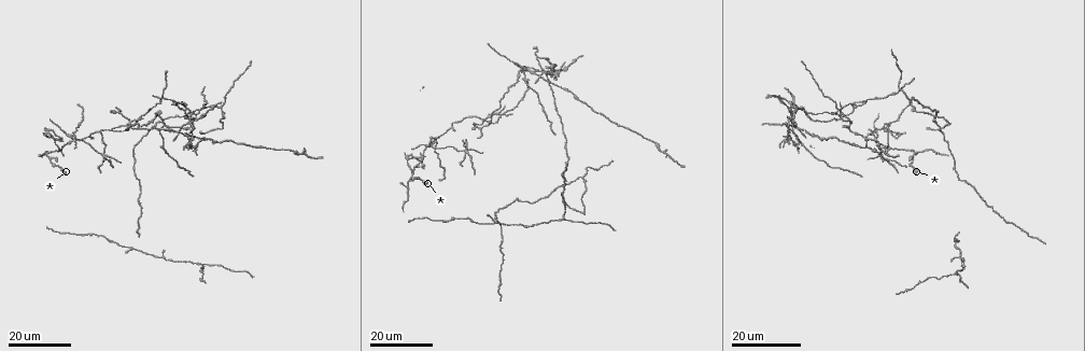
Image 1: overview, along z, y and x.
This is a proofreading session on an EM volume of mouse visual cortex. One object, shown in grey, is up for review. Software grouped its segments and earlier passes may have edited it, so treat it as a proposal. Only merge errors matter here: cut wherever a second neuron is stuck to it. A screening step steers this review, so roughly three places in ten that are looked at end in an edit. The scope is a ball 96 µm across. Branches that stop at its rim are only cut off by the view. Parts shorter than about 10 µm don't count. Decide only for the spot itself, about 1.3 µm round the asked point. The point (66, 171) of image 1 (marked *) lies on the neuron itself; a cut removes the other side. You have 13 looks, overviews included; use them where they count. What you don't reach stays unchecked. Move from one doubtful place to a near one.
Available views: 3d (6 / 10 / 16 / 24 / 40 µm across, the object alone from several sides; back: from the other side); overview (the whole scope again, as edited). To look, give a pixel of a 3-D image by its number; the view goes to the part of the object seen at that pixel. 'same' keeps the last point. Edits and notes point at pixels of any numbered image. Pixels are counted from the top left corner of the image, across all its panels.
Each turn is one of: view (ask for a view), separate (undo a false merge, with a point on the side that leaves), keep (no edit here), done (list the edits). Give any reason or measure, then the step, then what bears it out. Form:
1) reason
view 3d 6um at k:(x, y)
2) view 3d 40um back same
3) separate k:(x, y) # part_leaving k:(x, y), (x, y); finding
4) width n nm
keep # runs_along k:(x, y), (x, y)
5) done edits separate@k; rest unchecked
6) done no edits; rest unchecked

three-way junction
view 3d 24um at 1:(48, 162)

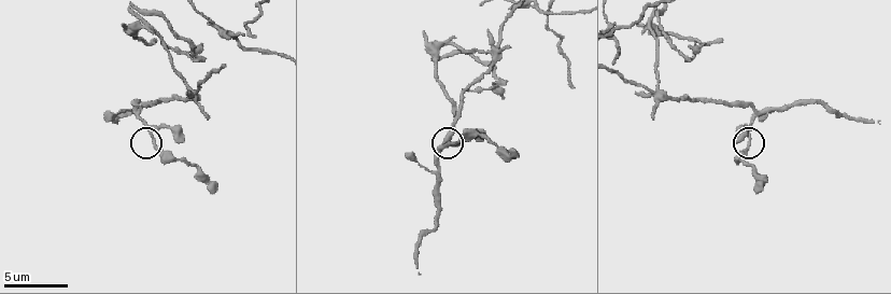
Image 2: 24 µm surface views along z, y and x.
view 3d 6um at 2:(154, 135)

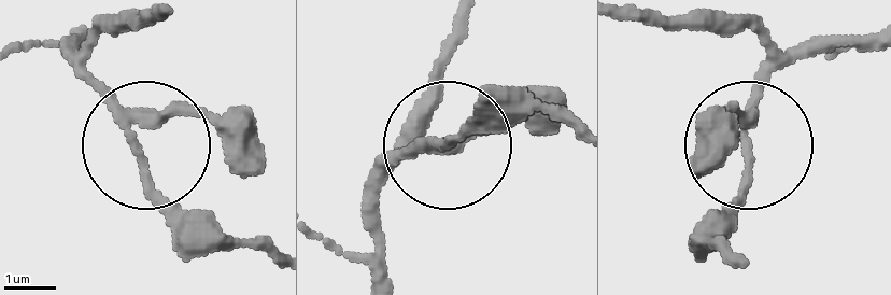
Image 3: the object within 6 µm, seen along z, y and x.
width 200 nm
keep # runs_along 3:(733, 254), (720, 220), (746, 169), (746, 117), (766, 57); continuous, no second neuron

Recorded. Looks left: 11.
narrows sharply
view 3d 24um at 1:(475, 115)

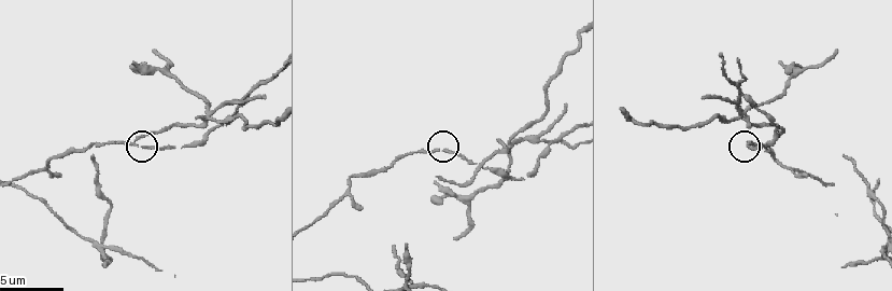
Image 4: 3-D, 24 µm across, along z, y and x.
view 3d 10um at 4:(136, 146)

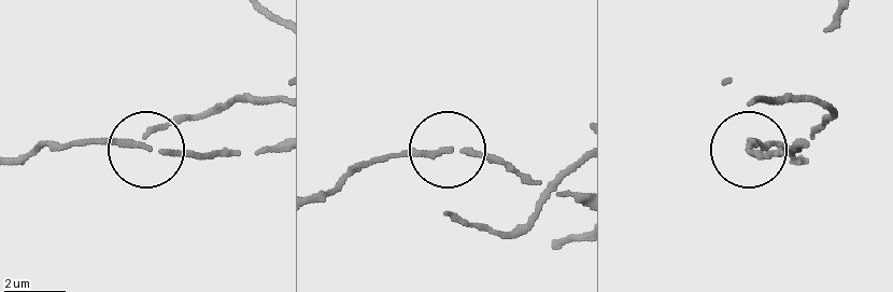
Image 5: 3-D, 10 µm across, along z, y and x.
keep # runs_along 5:(14, 164), (75, 141), (129, 141), (212, 156); continuous, no second neuron

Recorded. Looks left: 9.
thin arm on a thick one
view 3d 24um at 1:(74, 140)

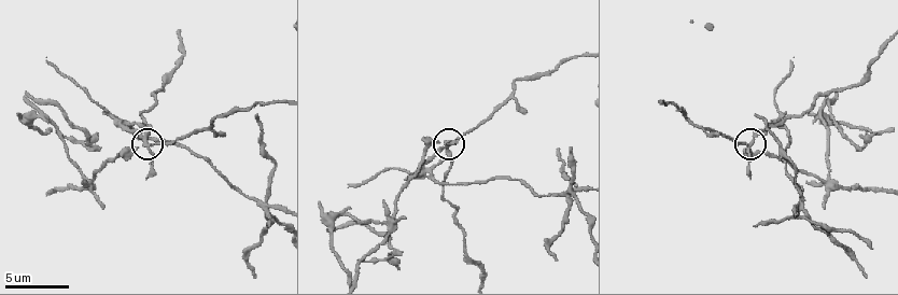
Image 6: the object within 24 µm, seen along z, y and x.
view 3d 6um at 6:(144, 138)

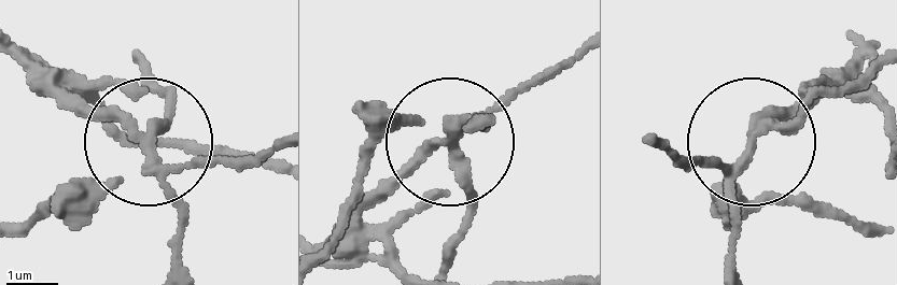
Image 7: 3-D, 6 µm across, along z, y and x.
separate 7:(110, 120) # two neurons meet here

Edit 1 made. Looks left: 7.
arms part here
view 3d 24um at 1:(221, 107)

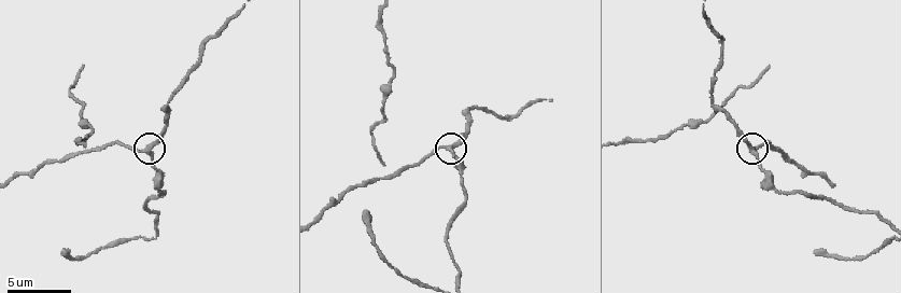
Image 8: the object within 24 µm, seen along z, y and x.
view 3d 10um at 8:(148, 151)

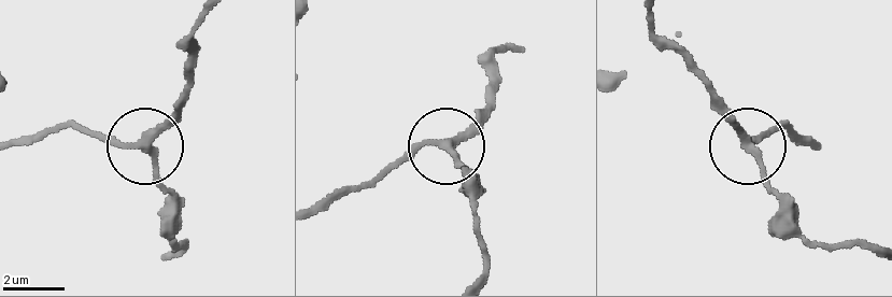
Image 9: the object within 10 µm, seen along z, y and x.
arms 3
keep # continuous, no second neuron

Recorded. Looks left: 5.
four-way junction
view 3d 6um at 6:(386, 224)

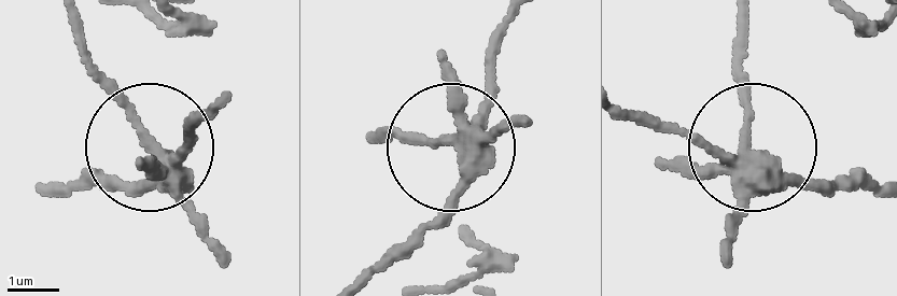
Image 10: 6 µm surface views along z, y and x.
from behind
view 3d 6um back at 10:(459, 142)

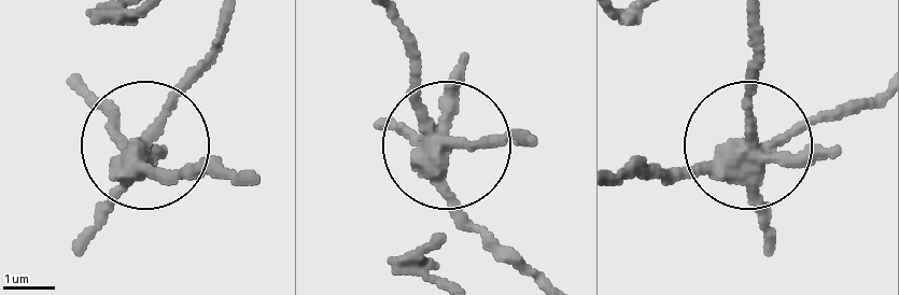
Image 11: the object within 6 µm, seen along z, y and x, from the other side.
side_arm 20 um; arms 4
separate 11:(163, 152) # a second neuron is stuck on

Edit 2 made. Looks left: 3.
calibre changes
view 3d 6um at 8:(157, 232)

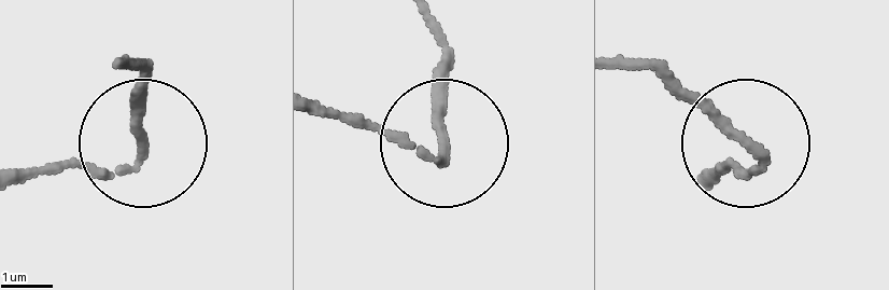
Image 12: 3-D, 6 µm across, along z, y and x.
view 3d 6um back at 12:(745, 143)

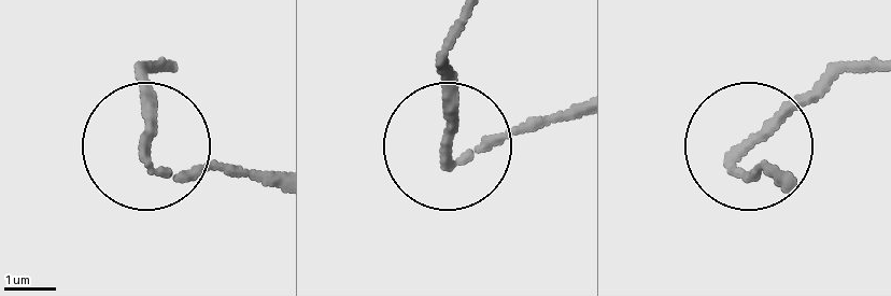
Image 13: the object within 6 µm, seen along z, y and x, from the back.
keep # runs_along 13:(165, 60), (140, 85), (165, 163), (191, 175), (277, 175); continuous, no second neuron

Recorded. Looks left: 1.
done edits separate@7, separate@11; rest unchecked

